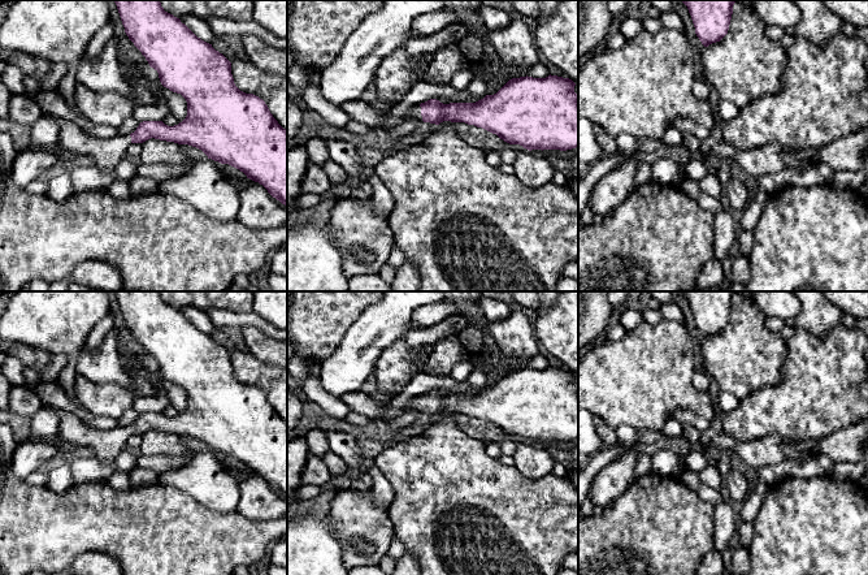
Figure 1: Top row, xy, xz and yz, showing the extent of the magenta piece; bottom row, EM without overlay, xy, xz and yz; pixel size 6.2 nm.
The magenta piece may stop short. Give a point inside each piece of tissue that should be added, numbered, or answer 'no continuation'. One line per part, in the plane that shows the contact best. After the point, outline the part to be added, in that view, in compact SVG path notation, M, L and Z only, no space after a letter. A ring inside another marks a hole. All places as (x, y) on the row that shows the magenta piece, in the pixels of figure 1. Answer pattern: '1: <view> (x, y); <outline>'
1: xz (415, 112); M420 104L409 108L409 111L403 116L399 124L409 120L422 120Z

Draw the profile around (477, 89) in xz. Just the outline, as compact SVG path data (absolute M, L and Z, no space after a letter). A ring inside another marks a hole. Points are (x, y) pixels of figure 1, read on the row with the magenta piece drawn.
M473 79L468 87L466 92L476 100L481 100L486 96L489 88L489 83L481 79Z

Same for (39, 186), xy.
M39 178L39 180L35 180L32 182L30 182L25 190L29 193L29 194L32 194L32 195L44 195L47 193L47 180L45 178Z

